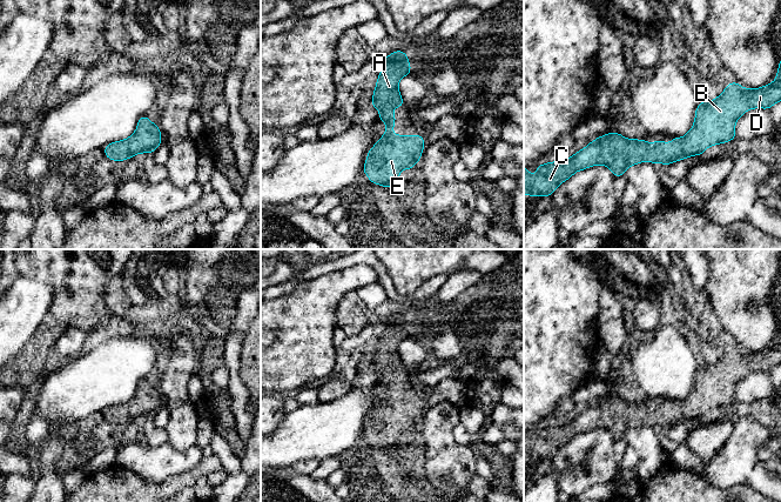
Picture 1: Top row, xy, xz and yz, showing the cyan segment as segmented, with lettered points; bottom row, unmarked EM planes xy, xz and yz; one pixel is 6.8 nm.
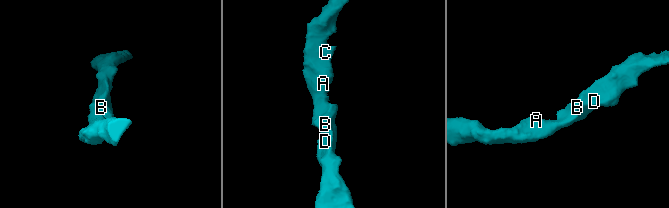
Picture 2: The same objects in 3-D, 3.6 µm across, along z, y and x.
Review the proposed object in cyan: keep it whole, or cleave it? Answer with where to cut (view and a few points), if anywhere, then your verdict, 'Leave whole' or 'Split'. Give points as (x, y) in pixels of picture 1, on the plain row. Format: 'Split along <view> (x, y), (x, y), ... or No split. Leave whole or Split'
No split. Leave whole

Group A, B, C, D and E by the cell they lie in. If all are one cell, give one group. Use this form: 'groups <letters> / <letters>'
groups A B C D E

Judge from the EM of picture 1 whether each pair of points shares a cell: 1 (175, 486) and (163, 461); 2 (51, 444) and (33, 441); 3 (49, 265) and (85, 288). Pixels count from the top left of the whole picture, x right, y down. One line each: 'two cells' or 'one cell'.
1: two cells
2: two cells
3: one cell

